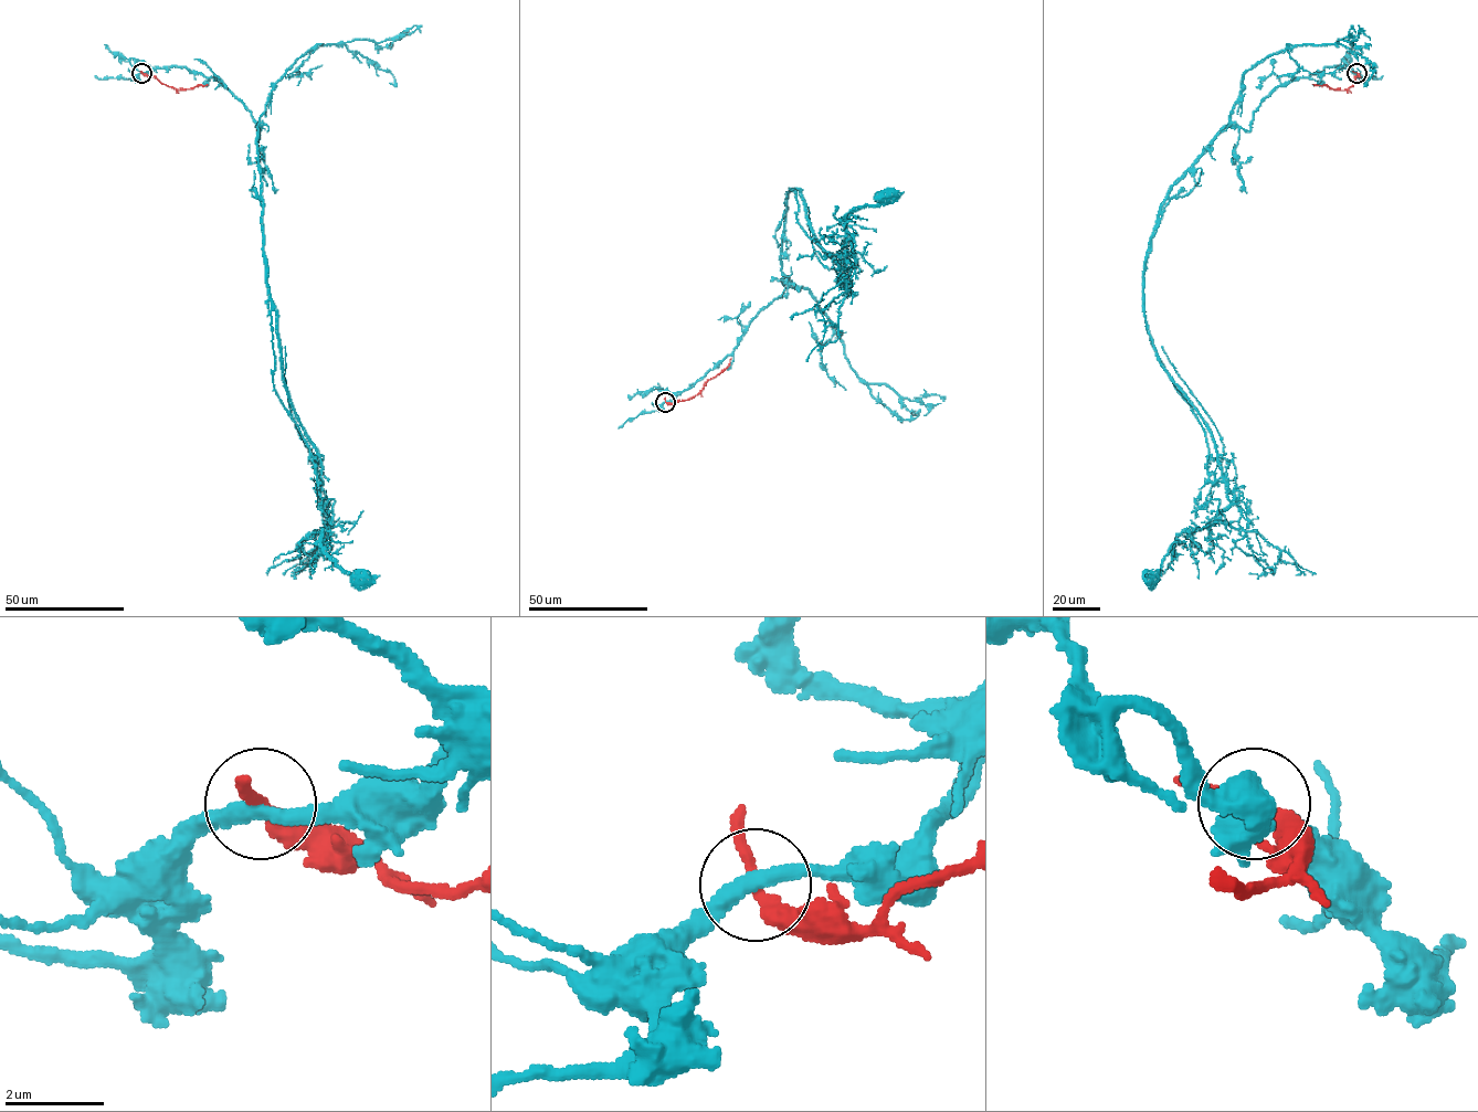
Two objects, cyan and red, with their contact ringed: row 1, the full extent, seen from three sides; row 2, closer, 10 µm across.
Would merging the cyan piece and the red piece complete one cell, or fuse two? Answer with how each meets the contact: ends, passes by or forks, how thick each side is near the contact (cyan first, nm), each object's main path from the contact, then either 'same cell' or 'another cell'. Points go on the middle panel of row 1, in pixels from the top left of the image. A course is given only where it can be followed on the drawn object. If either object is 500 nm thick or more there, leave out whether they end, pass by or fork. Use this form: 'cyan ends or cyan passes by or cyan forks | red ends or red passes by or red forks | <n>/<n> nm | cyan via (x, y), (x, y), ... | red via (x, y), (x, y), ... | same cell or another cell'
cyan passes by | red passes by | 320/280 nm | cyan via (665, 402), (731, 353), (782, 294), (790, 189), (848, 276), (844, 219), (886, 194) | red via (665, 402), (672, 403), (695, 396), (708, 380), (728, 366), (730, 358) | another cell

